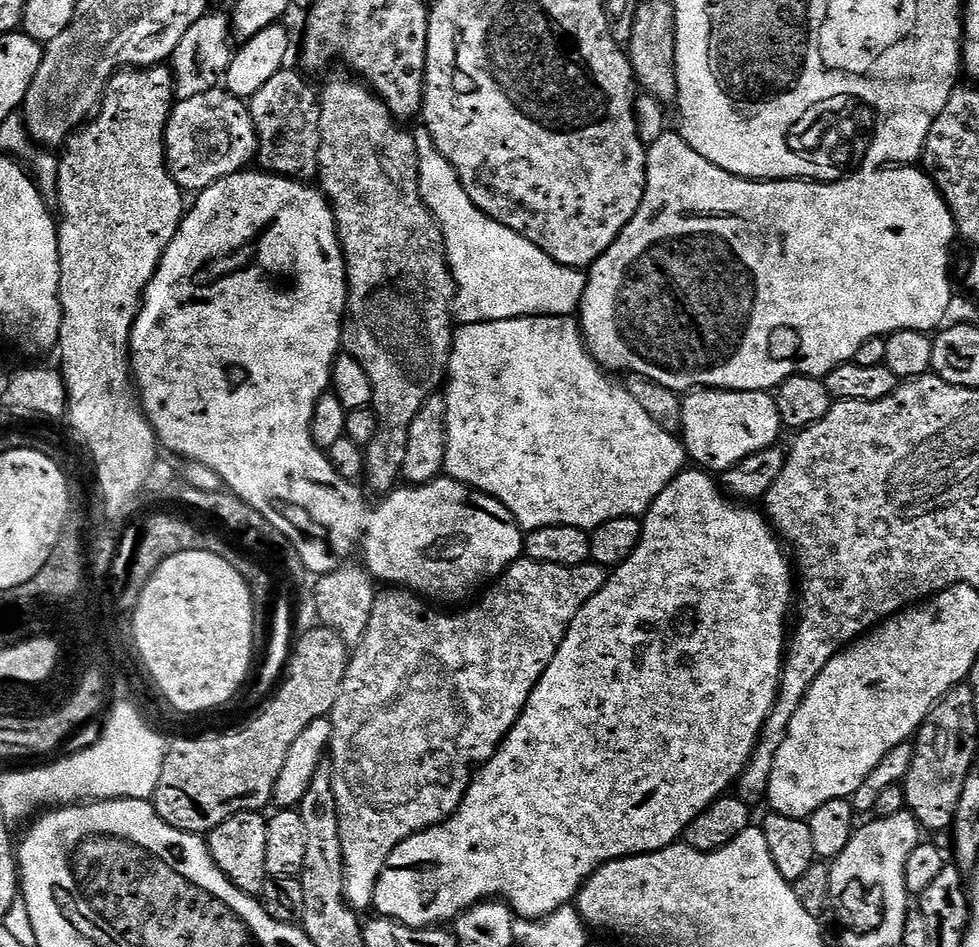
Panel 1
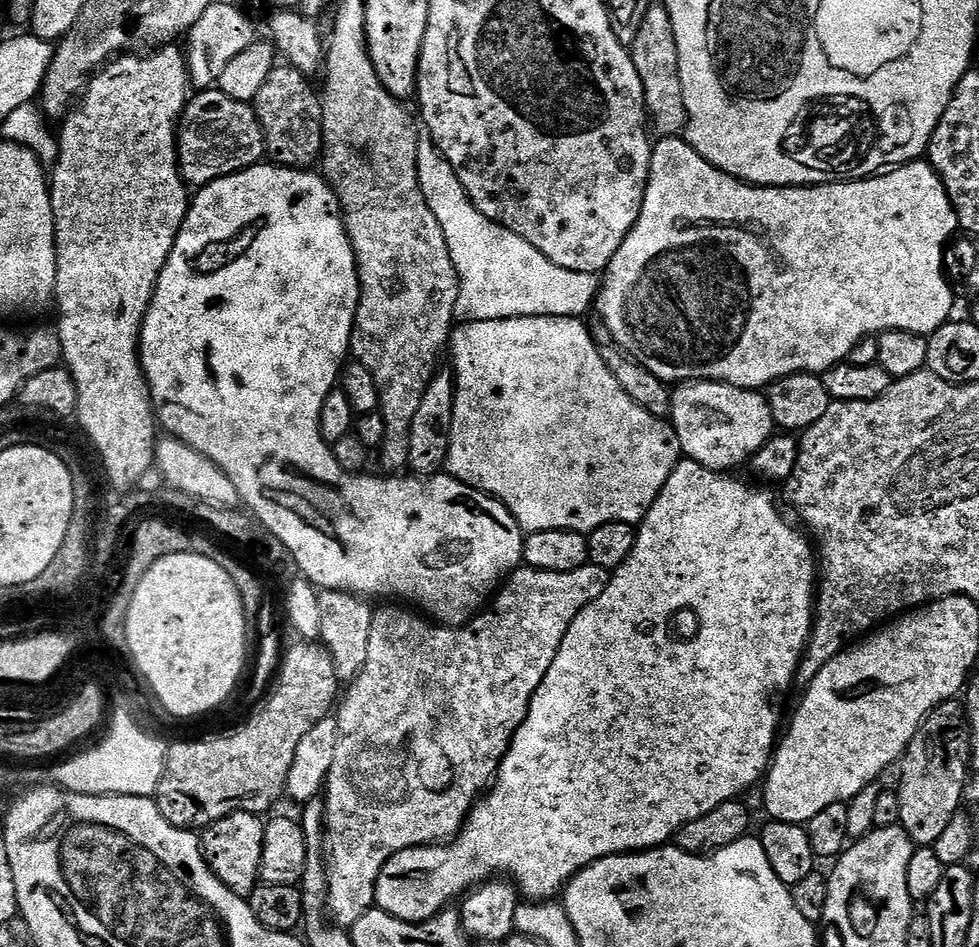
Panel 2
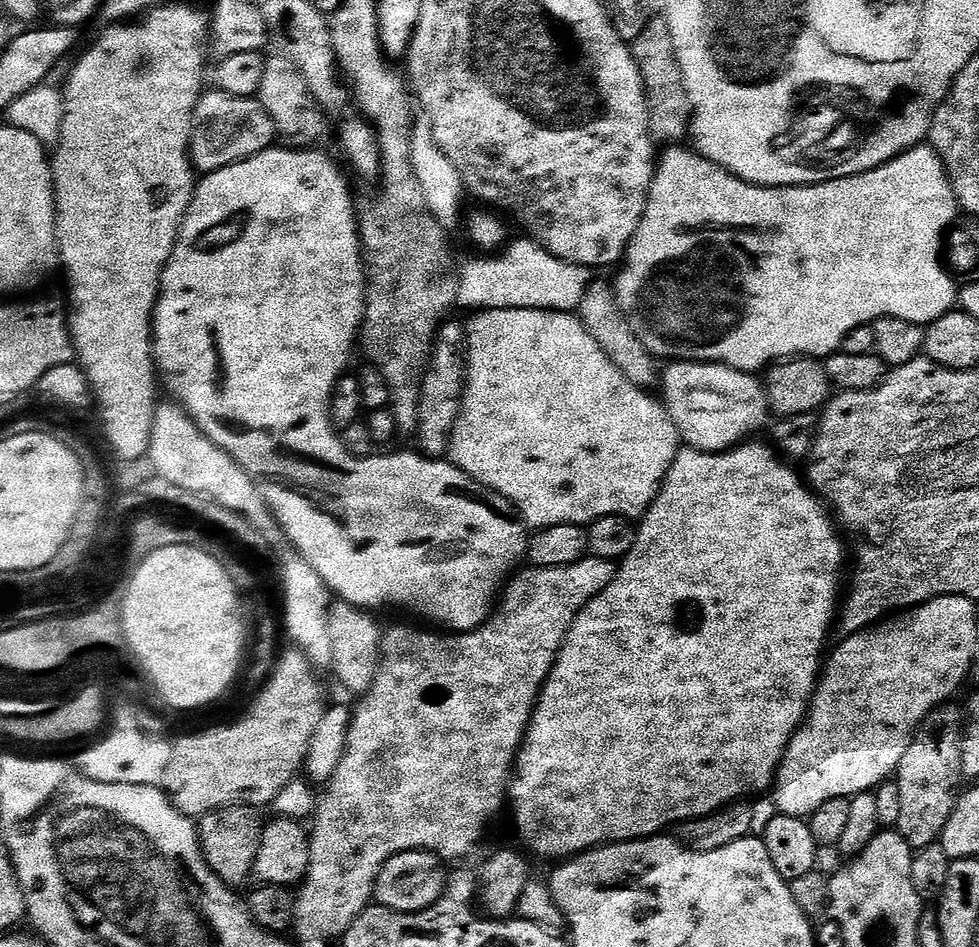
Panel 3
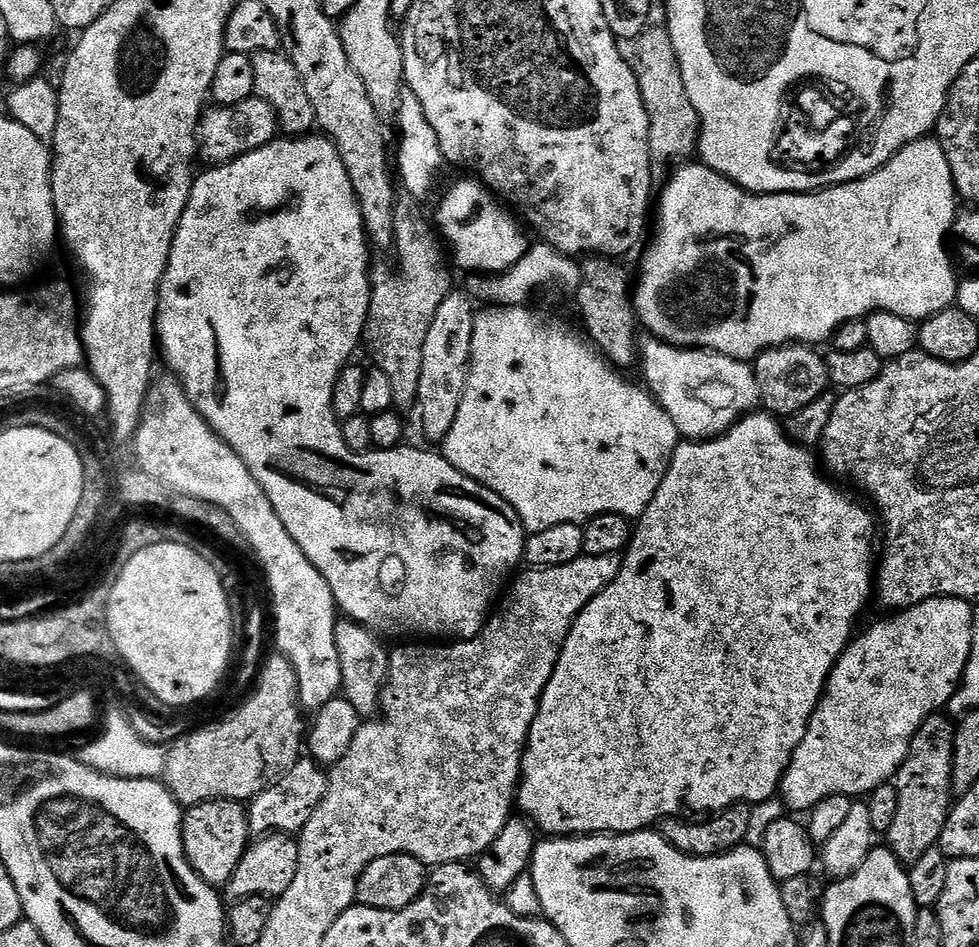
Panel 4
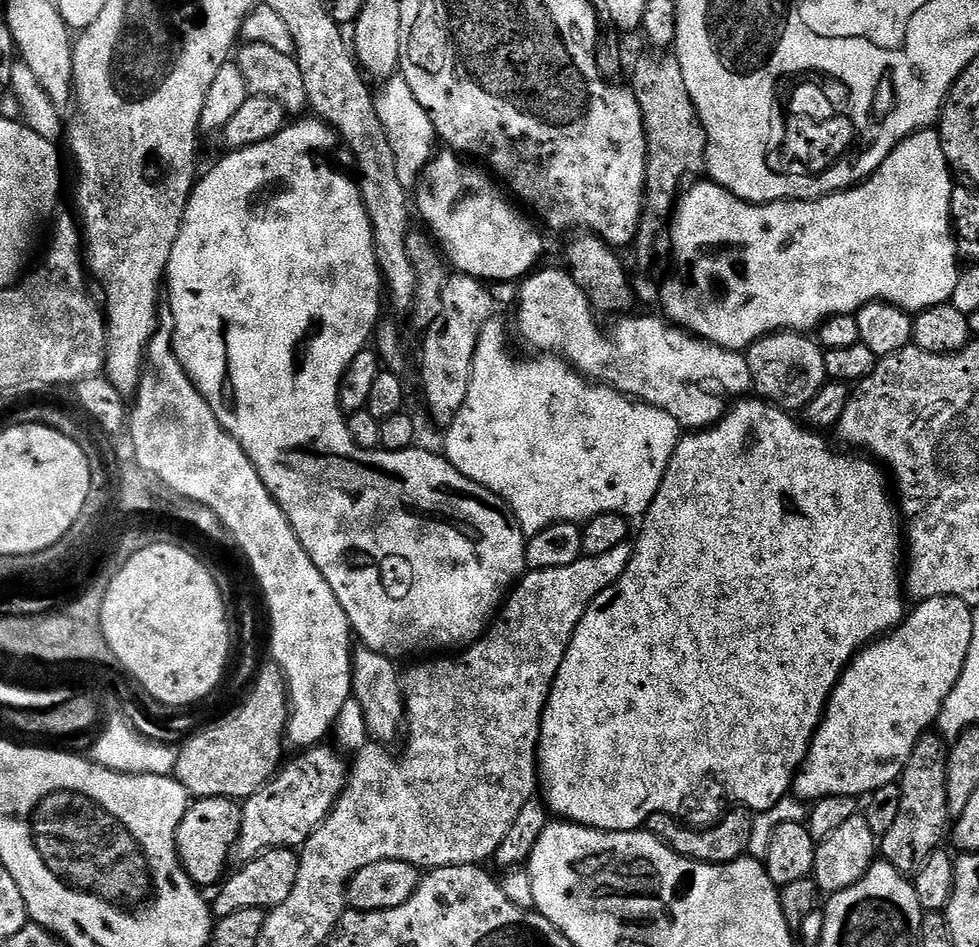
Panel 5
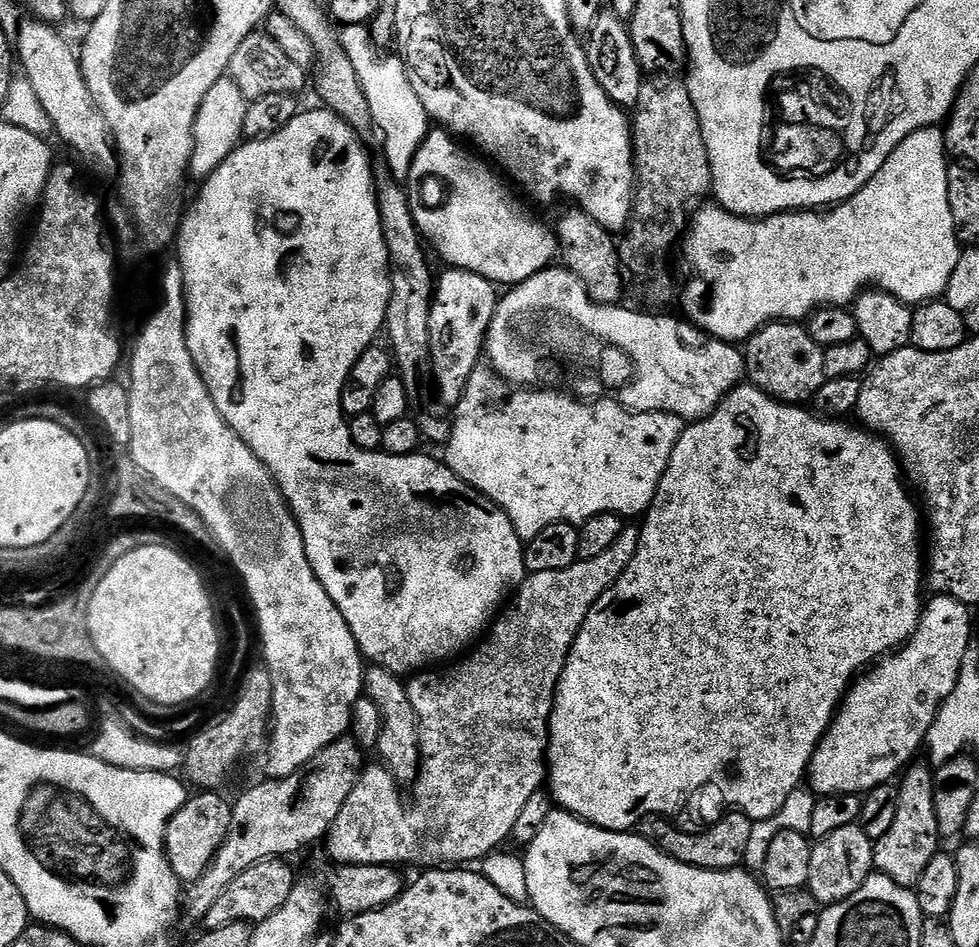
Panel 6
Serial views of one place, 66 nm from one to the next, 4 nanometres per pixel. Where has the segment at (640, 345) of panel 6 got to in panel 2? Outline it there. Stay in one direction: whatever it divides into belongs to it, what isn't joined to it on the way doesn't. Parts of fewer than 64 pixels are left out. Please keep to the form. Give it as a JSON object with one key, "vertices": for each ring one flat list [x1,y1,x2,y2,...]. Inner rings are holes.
{"vertices":[[690,380,679,385,672,392,670,426,680,439,680,451,685,457,708,468,732,470,735,464,751,461,759,448,774,435,774,425,767,395,755,388,739,388,724,384,721,380]]}

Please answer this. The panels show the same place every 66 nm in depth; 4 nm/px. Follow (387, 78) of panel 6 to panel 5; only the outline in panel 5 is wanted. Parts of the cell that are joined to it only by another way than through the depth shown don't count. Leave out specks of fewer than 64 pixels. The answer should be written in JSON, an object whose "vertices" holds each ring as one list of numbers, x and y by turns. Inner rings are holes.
{"vertices":[[402,75,389,76,383,81,381,92,375,93,375,103,378,118,381,119,382,129,386,132,386,138,390,138,390,150,394,150,394,166,398,166,398,182,409,190,417,187,424,168,432,159,438,148,438,137,434,130,434,122,430,122,430,114,414,98,414,90,406,86,406,78]]}

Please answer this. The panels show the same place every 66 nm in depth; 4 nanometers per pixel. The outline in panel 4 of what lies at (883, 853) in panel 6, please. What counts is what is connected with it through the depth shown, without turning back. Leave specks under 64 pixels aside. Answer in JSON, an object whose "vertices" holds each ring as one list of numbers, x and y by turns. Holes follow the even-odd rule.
{"vertices":[[944,714,928,716,912,739,908,757,894,777,898,790,898,815,894,817,894,826,890,826,886,833,886,844,905,866,918,862,926,850,937,847,939,835,954,805,952,763,955,737,956,724,953,721,948,721]]}

